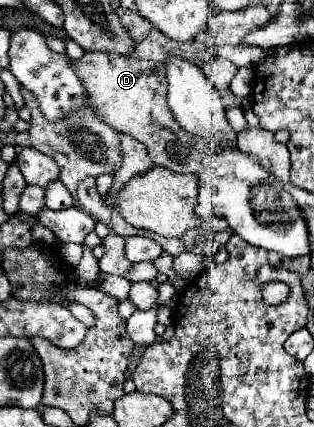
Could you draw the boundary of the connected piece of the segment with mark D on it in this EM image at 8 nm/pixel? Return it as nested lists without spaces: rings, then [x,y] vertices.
[[[86,51],[82,59],[72,59],[70,67],[80,77],[90,109],[102,123],[144,143],[154,165],[174,173],[186,173],[186,165],[192,163],[192,147],[196,141],[174,121],[174,115],[170,113],[166,103],[168,85],[164,63],[140,61],[132,55]]]

